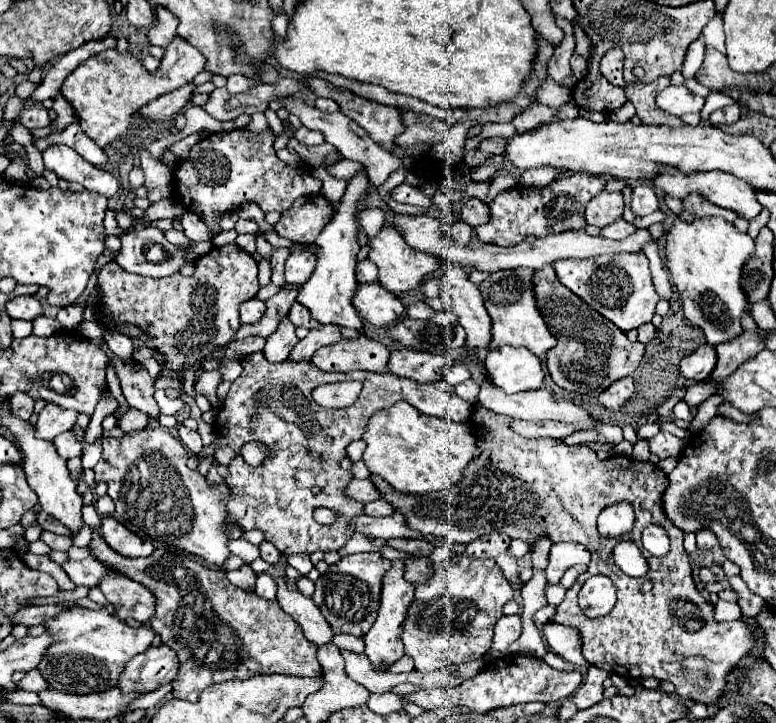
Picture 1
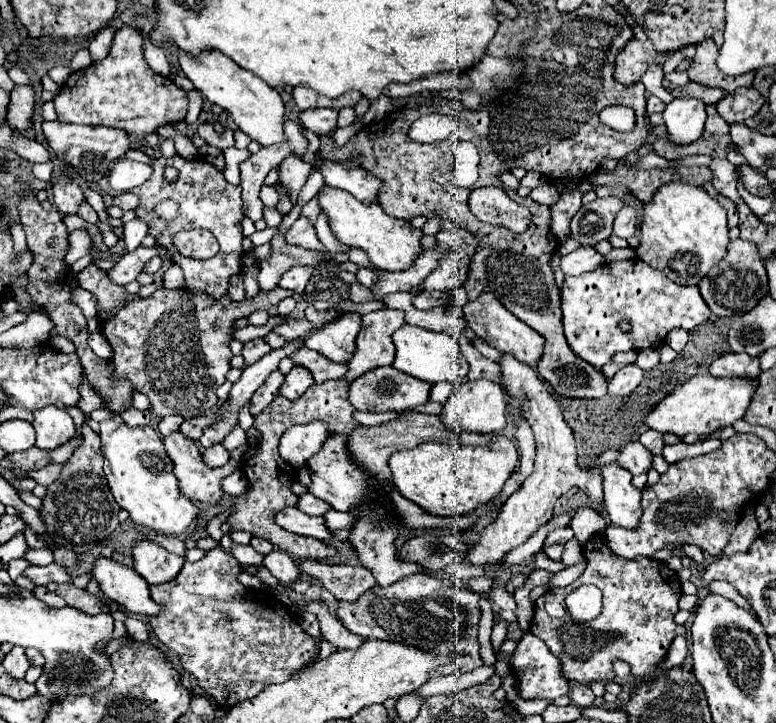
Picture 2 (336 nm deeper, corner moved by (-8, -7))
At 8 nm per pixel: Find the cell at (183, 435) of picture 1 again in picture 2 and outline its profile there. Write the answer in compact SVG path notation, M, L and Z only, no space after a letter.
M213 445L203 453L203 461L209 467L223 467L229 461L229 451L223 445Z

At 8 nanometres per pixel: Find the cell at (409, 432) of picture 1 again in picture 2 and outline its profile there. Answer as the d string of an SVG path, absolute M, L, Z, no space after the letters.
M495 435L487 445L475 447L421 443L415 449L393 453L389 467L393 471L393 483L405 499L431 515L459 519L493 501L515 471L517 461L519 453L513 441L503 435Z

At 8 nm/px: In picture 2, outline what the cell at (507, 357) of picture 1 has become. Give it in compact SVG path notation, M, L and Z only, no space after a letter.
M487 379L467 381L465 385L457 387L455 393L451 393L439 417L447 425L447 429L453 429L453 431L467 431L467 433L479 433L479 435L499 433L505 427L505 405L507 403L503 397L503 389L497 383Z

